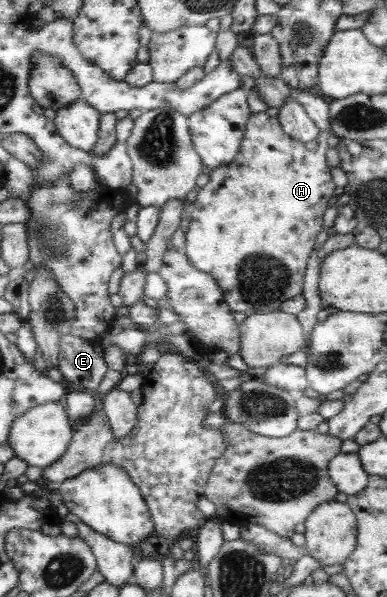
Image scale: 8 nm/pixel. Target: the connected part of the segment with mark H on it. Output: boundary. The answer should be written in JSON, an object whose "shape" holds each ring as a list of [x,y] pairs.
{"shape":[[[265,112],[251,113],[247,124],[245,124],[238,154],[235,154],[235,158],[231,162],[228,162],[228,164],[223,164],[219,168],[209,170],[207,172],[209,182],[202,188],[196,188],[190,197],[191,202],[188,217],[191,220],[189,220],[187,230],[184,233],[185,248],[183,248],[183,255],[195,267],[195,270],[211,275],[211,278],[222,292],[224,303],[231,312],[244,312],[247,315],[273,312],[277,310],[283,301],[301,293],[305,262],[310,252],[317,247],[315,238],[319,234],[319,231],[322,230],[321,217],[323,216],[323,211],[334,199],[332,193],[335,186],[331,181],[330,168],[327,168],[327,164],[325,164],[325,152],[329,149],[337,149],[337,138],[331,132],[323,132],[321,134],[321,144],[317,146],[317,150],[311,152],[305,148],[303,142],[289,138],[287,134],[284,134],[277,119],[269,118]]]}

